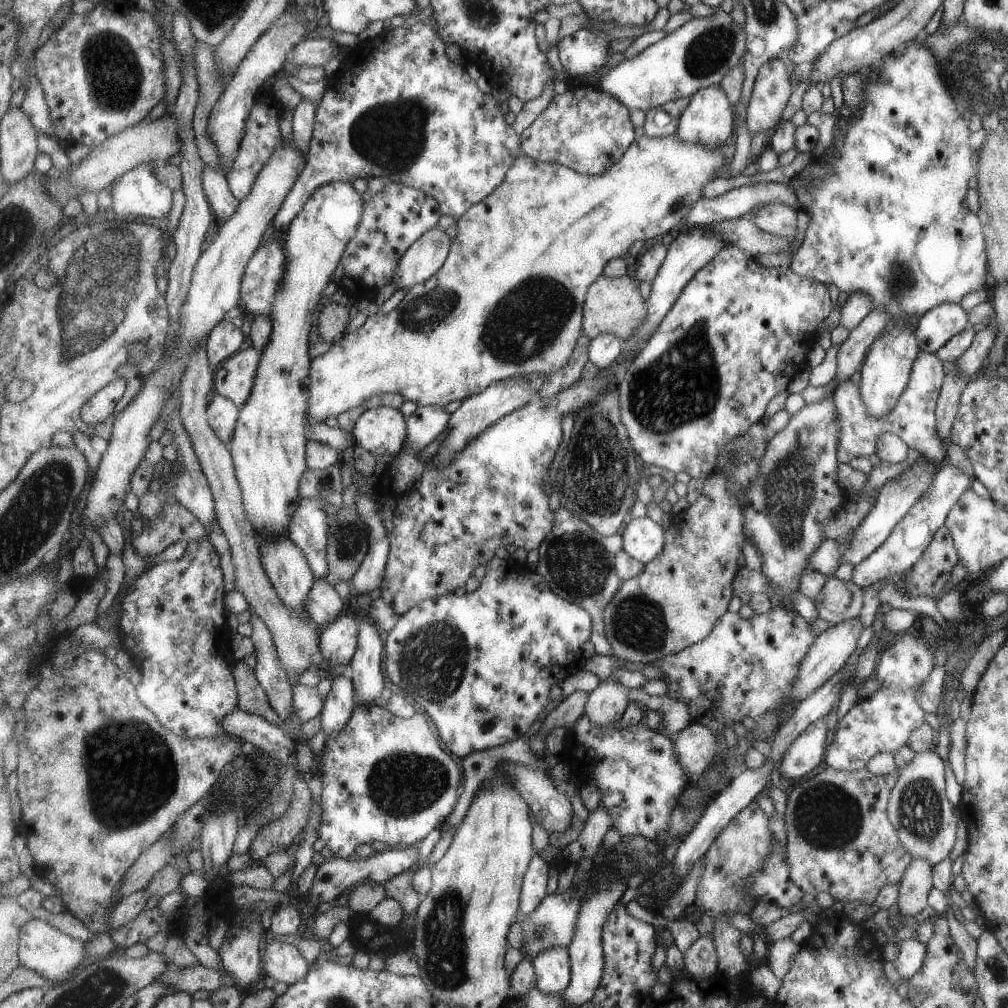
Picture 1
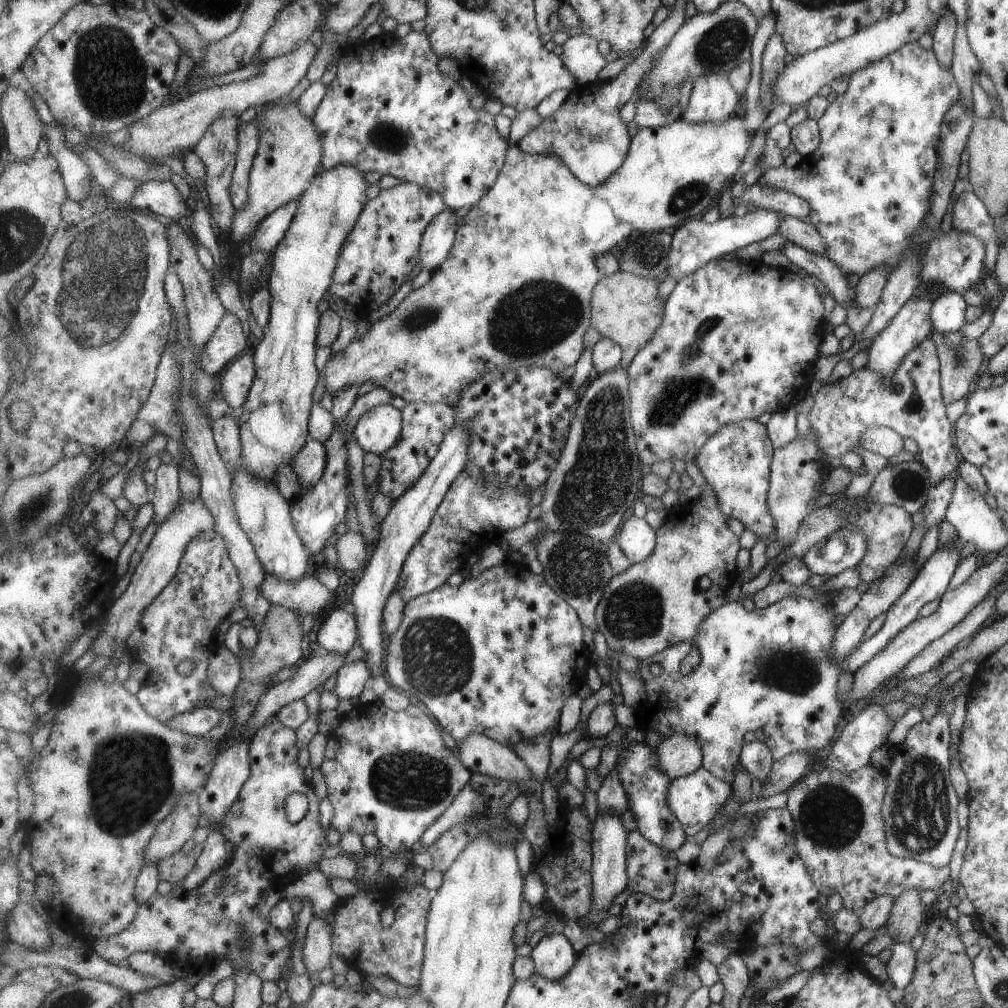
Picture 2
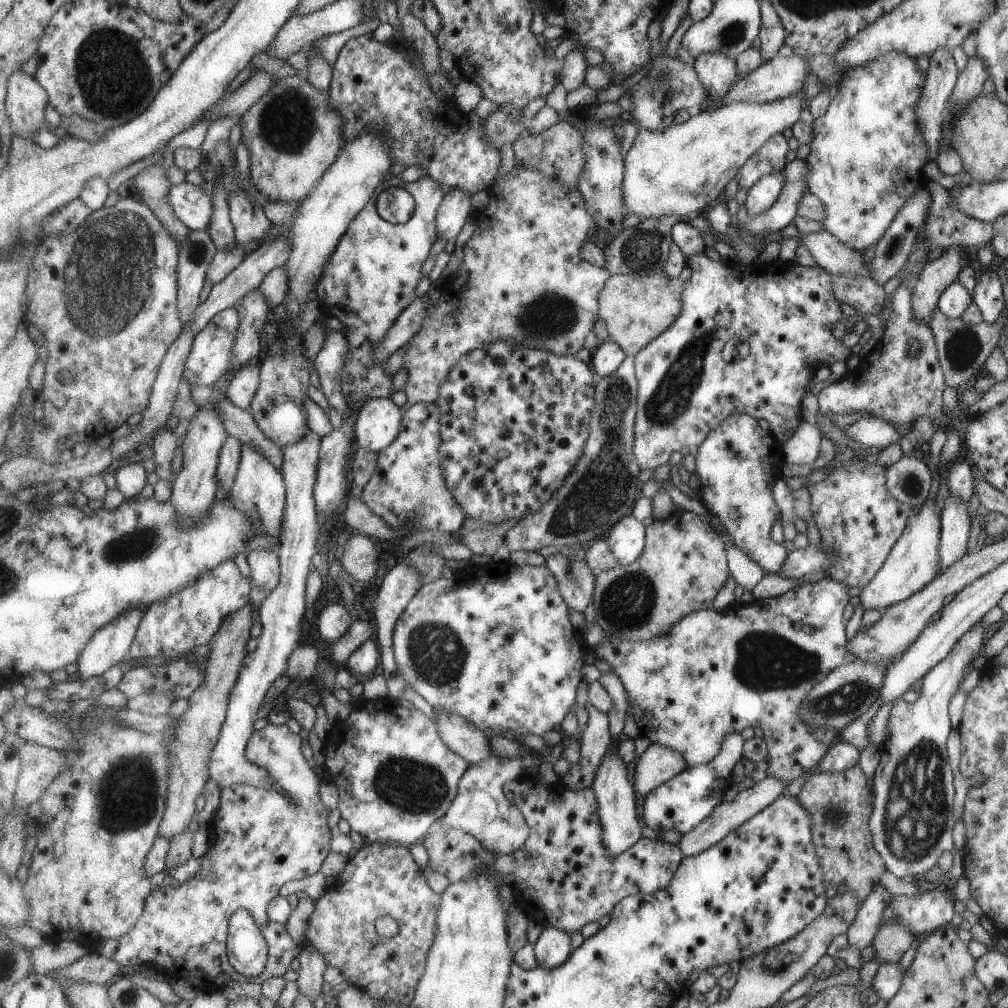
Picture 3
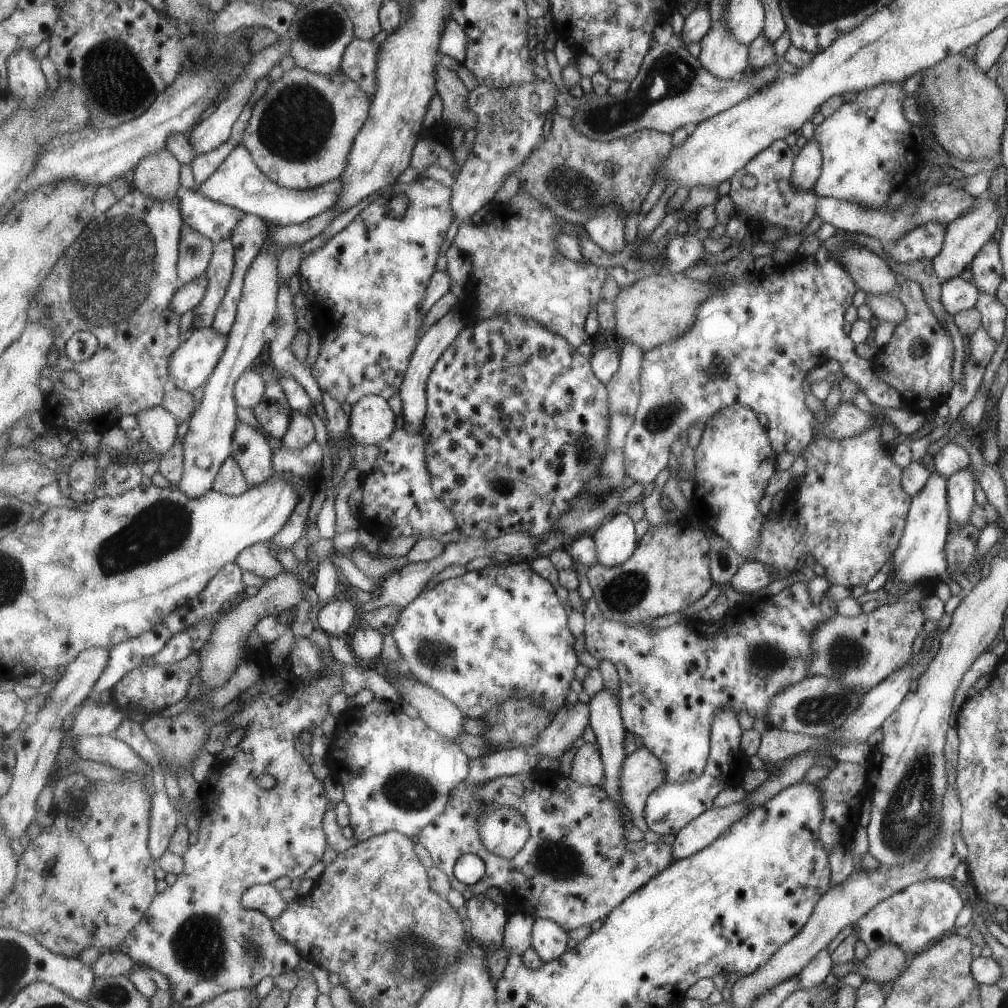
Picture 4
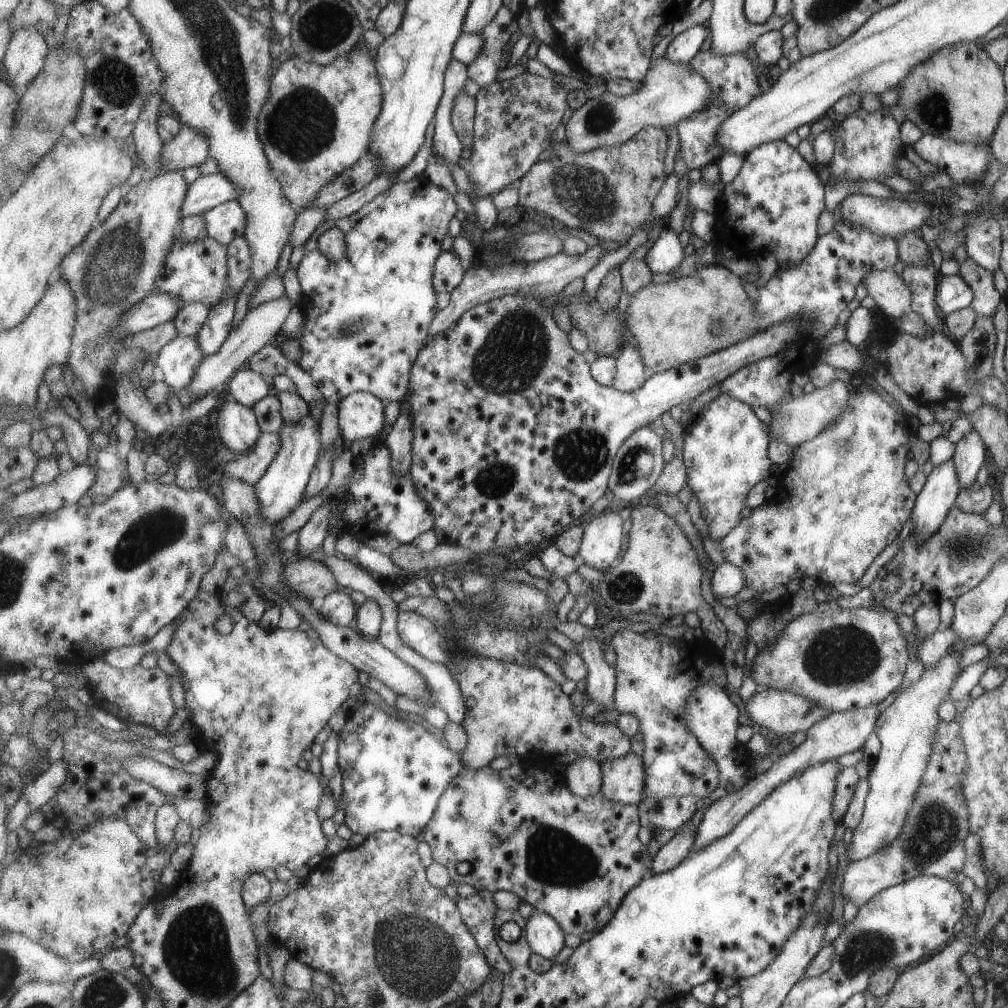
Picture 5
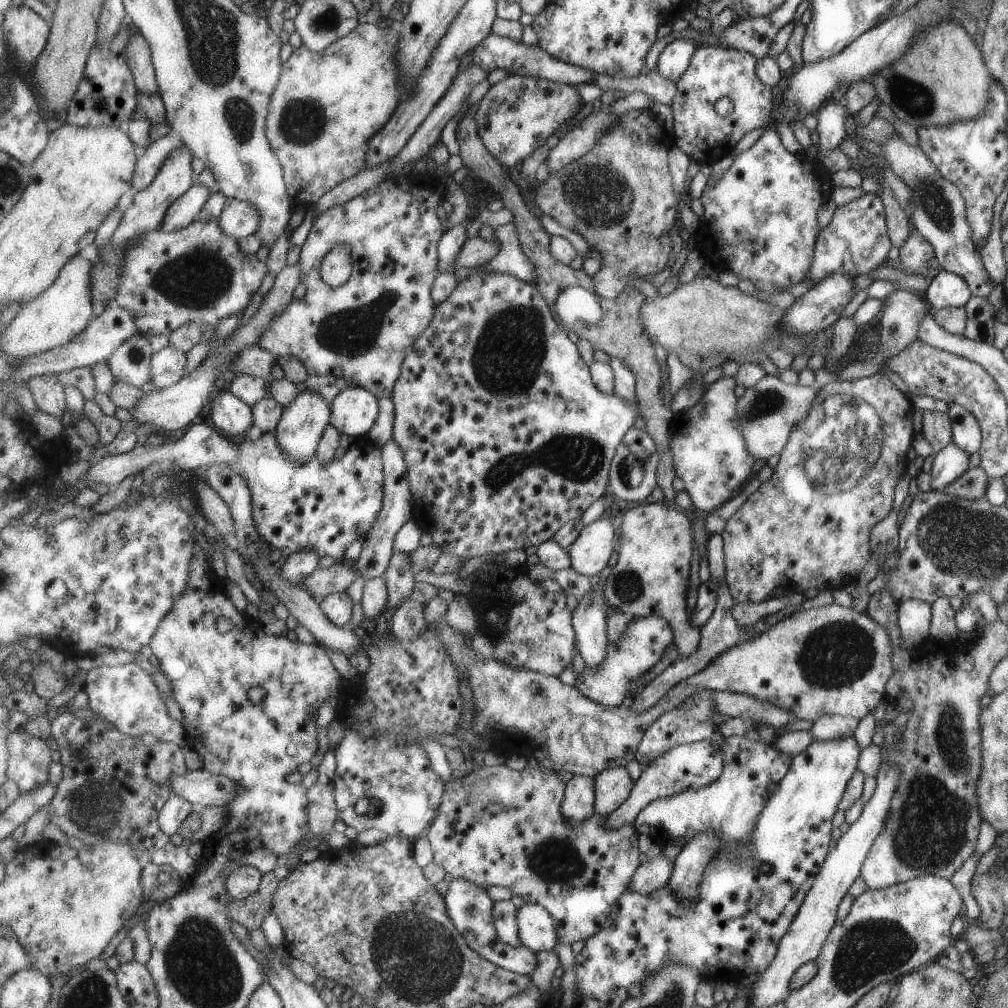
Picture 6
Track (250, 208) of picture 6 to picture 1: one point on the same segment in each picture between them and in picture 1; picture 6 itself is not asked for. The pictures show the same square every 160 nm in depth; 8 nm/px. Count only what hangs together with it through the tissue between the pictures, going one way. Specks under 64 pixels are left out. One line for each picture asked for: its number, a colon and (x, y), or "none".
1: (139, 193)
2: (163, 198)
3: (194, 204)
4: (218, 221)
5: (226, 222)

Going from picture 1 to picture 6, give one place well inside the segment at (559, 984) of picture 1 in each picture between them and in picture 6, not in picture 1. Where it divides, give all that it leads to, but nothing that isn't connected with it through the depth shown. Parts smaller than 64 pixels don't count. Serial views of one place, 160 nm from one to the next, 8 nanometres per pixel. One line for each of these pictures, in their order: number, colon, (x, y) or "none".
2: (554, 956)
3: (553, 947)
4: (549, 939)
5: (546, 936)
6: (538, 931)

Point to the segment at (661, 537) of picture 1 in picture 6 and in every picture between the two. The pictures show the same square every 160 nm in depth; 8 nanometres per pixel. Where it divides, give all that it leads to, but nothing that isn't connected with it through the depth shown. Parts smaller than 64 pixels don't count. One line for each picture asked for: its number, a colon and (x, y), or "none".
2: (637, 538)
3: (628, 538)
4: (616, 540)
5: (603, 537)
6: (590, 553)

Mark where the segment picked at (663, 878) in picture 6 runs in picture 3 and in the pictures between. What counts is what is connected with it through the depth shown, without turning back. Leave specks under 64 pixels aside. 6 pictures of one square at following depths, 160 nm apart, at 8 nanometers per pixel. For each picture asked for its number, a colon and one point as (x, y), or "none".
3: (728, 816)
4: (700, 833)
5: (677, 849)

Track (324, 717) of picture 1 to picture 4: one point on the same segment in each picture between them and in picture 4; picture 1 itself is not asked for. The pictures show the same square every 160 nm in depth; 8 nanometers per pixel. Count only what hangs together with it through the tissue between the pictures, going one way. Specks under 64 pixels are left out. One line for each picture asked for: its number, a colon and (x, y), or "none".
2: (352, 679)
3: (367, 659)
4: (367, 643)

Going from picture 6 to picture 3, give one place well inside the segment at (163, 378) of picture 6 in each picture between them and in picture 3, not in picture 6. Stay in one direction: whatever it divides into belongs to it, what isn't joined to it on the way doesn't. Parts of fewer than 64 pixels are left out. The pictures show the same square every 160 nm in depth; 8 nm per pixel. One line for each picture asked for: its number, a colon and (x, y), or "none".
3: (211, 356)
4: (192, 364)
5: (177, 362)

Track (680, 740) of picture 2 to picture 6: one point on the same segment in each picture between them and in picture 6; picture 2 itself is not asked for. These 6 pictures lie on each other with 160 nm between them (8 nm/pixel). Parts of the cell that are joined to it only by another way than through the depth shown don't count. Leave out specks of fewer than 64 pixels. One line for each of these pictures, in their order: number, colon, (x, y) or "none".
3: (658, 764)
4: (643, 771)
5: (624, 779)
6: (614, 786)

